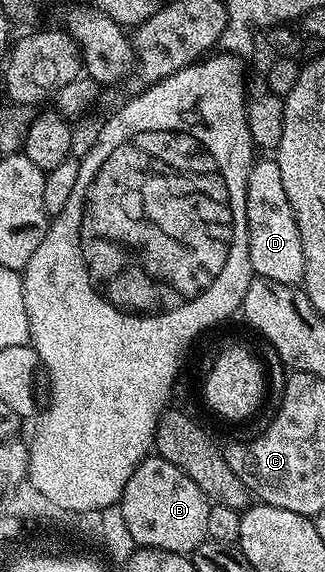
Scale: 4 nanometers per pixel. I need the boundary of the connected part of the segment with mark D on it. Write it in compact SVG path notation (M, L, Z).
M261 157L253 164L247 177L245 212L249 234L249 260L254 276L276 283L297 285L305 278L305 254L303 241L287 189L283 189L283 177L279 174L276 158Z

